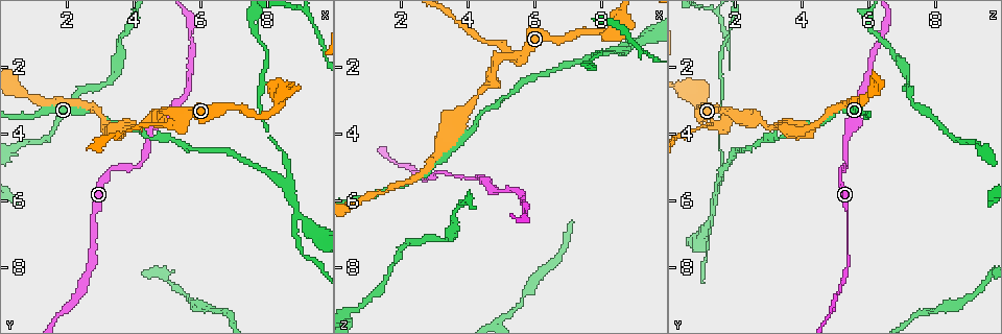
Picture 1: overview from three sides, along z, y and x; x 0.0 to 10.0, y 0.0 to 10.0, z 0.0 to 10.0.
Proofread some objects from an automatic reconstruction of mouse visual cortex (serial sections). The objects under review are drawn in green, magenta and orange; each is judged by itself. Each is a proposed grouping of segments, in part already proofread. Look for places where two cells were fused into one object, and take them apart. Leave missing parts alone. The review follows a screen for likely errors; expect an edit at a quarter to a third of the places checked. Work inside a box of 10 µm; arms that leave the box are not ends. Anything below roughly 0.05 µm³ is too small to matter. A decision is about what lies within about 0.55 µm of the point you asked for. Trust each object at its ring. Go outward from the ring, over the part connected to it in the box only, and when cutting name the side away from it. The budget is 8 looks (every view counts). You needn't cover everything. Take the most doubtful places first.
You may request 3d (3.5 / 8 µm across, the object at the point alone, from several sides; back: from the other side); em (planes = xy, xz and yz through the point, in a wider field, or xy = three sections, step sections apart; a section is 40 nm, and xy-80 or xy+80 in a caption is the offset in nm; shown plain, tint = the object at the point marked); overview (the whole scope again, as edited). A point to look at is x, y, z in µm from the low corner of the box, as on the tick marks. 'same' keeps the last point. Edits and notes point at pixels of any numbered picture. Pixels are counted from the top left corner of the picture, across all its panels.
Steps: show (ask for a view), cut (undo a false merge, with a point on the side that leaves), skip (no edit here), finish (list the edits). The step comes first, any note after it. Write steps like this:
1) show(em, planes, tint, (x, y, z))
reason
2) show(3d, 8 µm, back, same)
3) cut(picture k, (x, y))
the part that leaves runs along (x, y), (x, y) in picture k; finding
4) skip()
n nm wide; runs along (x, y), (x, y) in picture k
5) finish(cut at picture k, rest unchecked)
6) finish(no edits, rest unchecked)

show(3d, 3.5 µm, (8.60, 5.45, 1.60))
arms part here

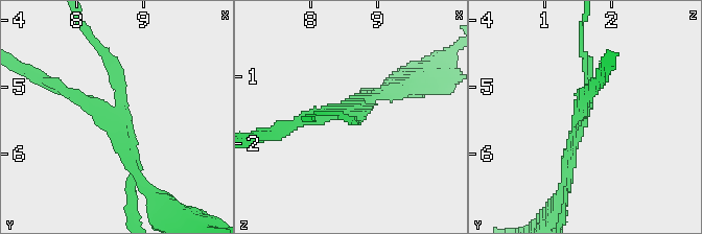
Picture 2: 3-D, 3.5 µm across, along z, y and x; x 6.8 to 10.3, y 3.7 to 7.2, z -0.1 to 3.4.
show(em, xy, step 3, tint, (8.55, 5.40, 1.55))
3 arms; arms of 100, 150, 200 nm

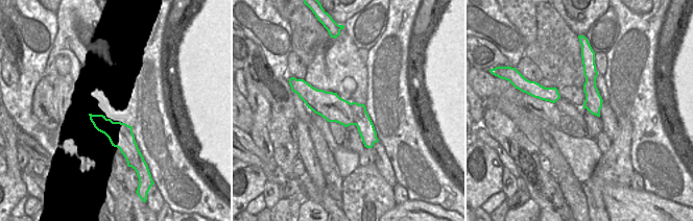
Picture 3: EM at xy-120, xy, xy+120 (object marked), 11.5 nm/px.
show(em, xy, step 2, tint, same)
cut it another way

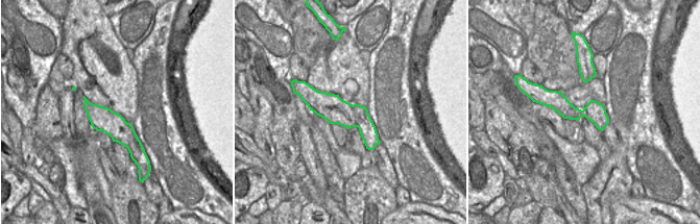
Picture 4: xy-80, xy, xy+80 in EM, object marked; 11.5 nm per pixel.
cut(picture 2, (111, 70))
border along (127, 123), (133, 129), (128, 149) in picture 4; two cells meet here

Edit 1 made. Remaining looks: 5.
show(3d, 3.5 µm, (4.75, 3.70, 1.30))
calibre changes

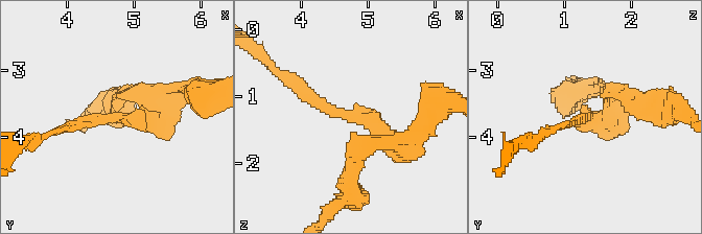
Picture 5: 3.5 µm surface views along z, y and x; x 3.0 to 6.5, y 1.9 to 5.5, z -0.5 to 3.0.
show(em, planes, plain, (4.85, 3.70, 1.30))

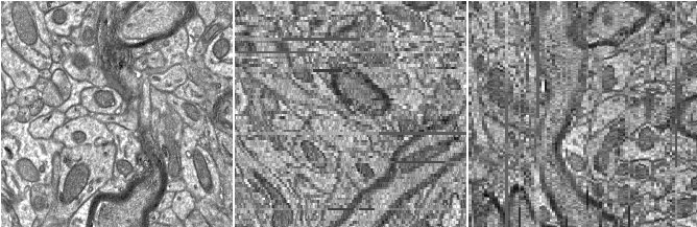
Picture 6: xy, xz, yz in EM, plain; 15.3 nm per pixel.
show(em, planes, tint, same)

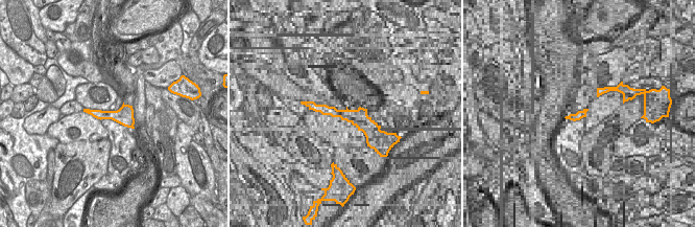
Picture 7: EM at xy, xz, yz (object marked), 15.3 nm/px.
skip()
arms of 100, 250 nm; runs along (394, 141), (295, 85) in picture 5; continuous, no second cell

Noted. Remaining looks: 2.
show(3d, 8 µm, (2.85, 6.85, 5.35))
narrows sharply

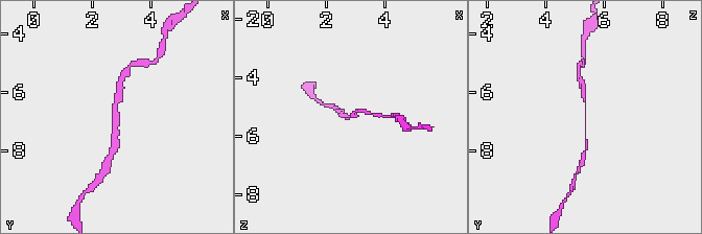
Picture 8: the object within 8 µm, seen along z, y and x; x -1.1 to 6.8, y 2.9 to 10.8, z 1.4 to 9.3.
show(3d, 3.5 µm, back, same)

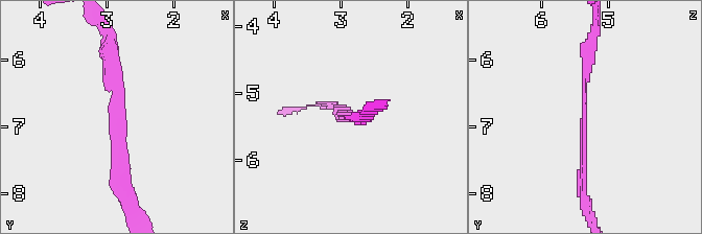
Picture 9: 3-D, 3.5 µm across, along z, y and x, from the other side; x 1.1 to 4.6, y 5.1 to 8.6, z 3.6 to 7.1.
skip()
runs along (110, 48), (125, 183) in picture 9; continuous, no second cell

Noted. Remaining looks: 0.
finish(cut at picture 2, rest unchecked)

